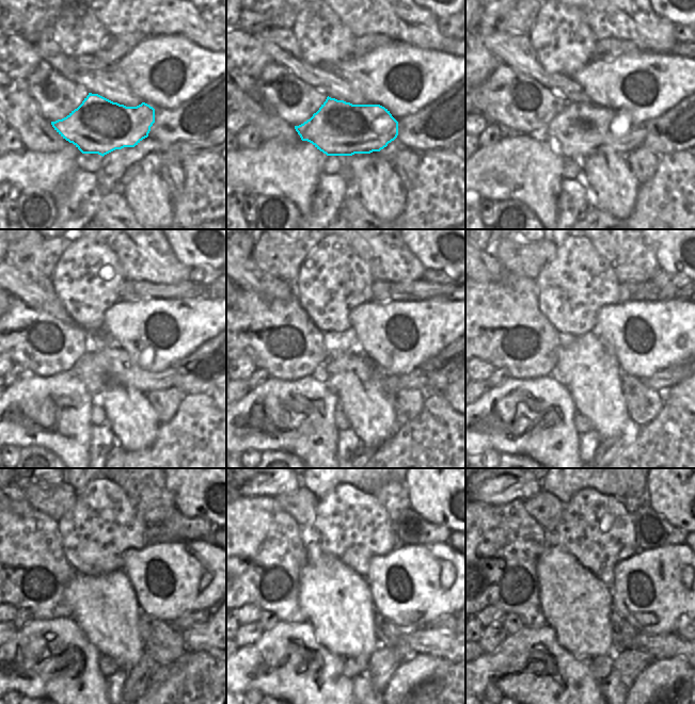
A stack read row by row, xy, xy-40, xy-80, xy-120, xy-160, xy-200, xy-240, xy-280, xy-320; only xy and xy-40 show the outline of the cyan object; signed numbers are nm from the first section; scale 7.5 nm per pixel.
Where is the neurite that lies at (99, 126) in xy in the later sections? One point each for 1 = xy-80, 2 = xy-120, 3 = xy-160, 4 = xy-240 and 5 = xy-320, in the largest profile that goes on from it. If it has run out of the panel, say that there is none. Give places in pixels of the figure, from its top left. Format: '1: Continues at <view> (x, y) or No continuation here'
1: Continues at xy-80 (581, 129)
2: Continues at xy-120 (95, 368)
3: Continues at xy-160 (417, 379)
4: Continues at xy-240 (188, 619)
5: Continues at xy-320 (682, 630)

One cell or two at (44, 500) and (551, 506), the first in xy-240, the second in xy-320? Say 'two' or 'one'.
one

